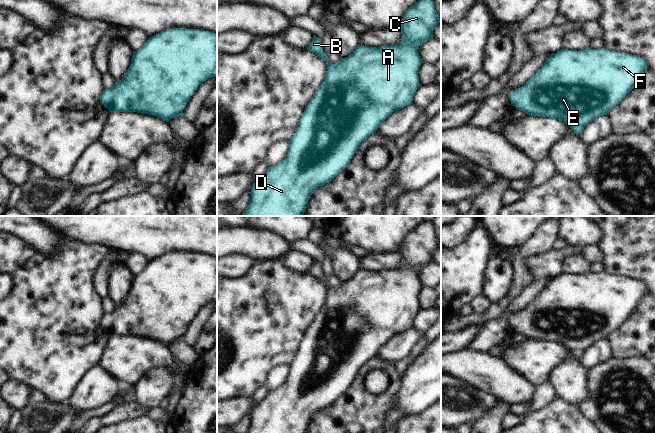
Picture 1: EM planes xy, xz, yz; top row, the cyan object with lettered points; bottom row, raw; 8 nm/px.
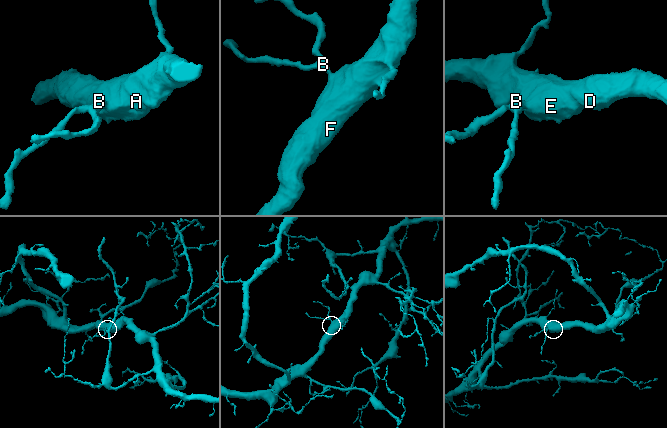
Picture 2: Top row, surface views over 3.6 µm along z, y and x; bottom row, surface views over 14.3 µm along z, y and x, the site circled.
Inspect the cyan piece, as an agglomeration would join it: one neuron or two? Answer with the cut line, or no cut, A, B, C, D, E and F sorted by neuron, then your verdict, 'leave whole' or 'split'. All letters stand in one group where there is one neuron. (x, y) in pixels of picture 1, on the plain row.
no cut; A B C D E F; leave whole

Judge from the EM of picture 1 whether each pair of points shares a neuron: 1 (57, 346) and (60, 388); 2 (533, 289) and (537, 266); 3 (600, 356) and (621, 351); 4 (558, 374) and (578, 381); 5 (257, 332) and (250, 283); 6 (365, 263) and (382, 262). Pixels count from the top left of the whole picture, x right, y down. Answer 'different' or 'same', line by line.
1: same
2: different
3: different
4: same
5: same
6: same

